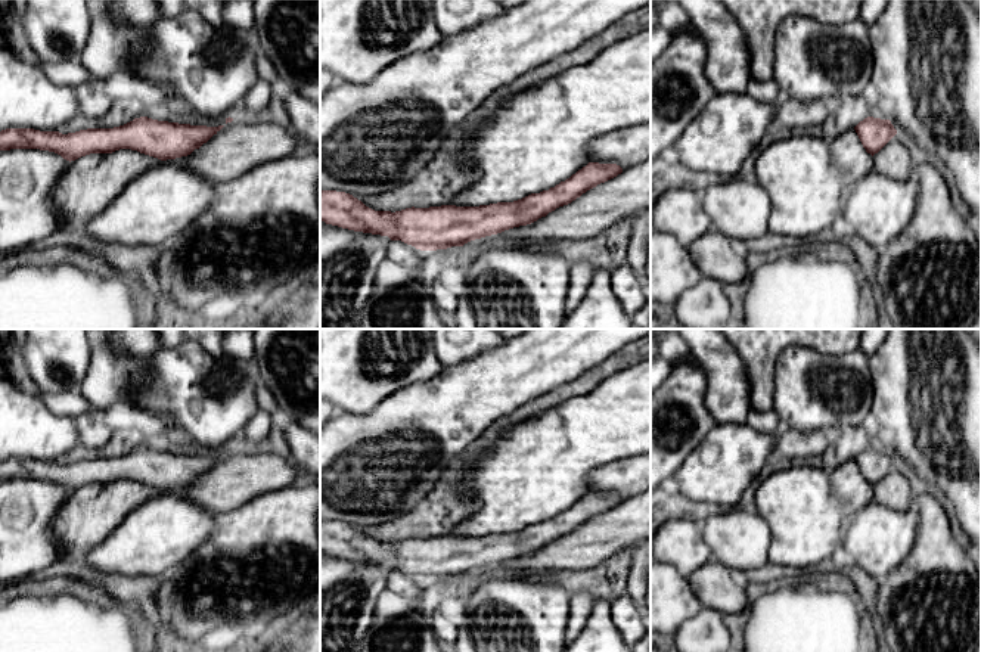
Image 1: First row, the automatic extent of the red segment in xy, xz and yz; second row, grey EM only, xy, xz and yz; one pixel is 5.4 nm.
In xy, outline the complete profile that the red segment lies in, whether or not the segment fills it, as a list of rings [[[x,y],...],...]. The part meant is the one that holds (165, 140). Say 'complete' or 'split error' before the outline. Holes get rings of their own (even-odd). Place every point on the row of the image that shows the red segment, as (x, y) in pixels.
complete | [[[140,117],[114,128],[87,128],[68,134],[34,128],[6,128],[0,131],[0,150],[49,150],[71,162],[90,153],[131,149],[167,161],[190,155],[223,127],[190,125]]]

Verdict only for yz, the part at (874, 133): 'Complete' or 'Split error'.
Complete

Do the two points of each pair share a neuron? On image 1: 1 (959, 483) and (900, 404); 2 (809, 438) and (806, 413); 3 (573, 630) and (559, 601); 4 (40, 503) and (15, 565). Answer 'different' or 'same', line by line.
1: same
2: different
3: different
4: same

